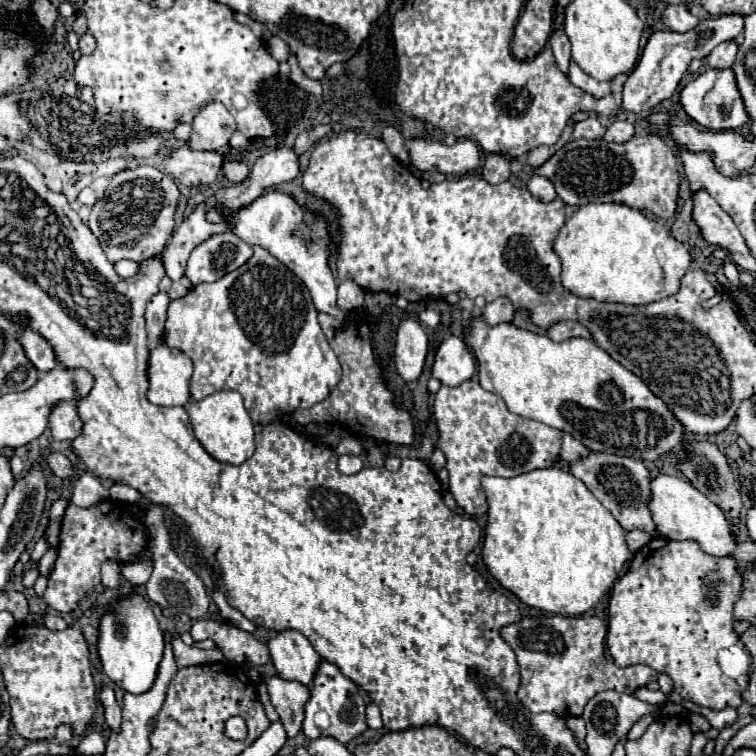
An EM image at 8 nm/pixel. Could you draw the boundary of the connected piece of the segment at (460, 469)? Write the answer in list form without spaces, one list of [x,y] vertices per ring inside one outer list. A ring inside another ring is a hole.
[[[476,378],[456,388],[442,386],[436,394],[434,418],[440,432],[438,448],[448,460],[450,492],[464,514],[472,518],[480,518],[488,510],[480,486],[482,476],[514,478],[536,468],[548,468],[560,458],[560,430],[510,412],[502,398],[484,390]]]

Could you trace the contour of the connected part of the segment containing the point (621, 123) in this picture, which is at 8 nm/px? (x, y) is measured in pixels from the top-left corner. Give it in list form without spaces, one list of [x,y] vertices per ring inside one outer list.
[[[616,120],[604,134],[606,142],[618,142],[624,144],[634,136],[634,124],[628,120]]]

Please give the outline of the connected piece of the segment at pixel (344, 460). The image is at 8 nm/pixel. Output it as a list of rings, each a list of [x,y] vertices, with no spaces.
[[[344,454],[338,458],[338,470],[342,474],[356,474],[364,468],[364,462],[358,458],[358,456],[352,456],[352,454]]]

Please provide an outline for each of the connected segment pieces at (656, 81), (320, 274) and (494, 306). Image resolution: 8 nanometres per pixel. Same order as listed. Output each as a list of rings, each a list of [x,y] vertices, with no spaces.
[[[726,14],[726,16],[702,20],[698,30],[690,30],[686,34],[678,34],[678,32],[652,34],[644,52],[642,52],[638,66],[630,72],[630,76],[624,84],[622,110],[634,112],[634,114],[648,112],[650,108],[654,108],[662,100],[670,98],[674,94],[674,90],[678,88],[684,72],[688,70],[688,64],[692,58],[700,58],[700,60],[706,58],[718,44],[734,40],[742,30],[744,30],[742,16],[740,14]]]
[[[266,192],[258,200],[254,200],[250,206],[242,208],[234,216],[234,234],[242,238],[246,244],[262,246],[266,248],[274,258],[278,258],[282,264],[286,264],[310,290],[310,296],[314,300],[314,306],[318,312],[326,312],[334,316],[338,322],[346,322],[348,314],[336,304],[336,282],[332,276],[332,270],[328,268],[328,232],[326,222],[304,208],[290,198],[284,192]]]
[[[498,298],[498,300],[486,304],[484,308],[474,310],[472,316],[482,318],[490,326],[496,326],[502,322],[510,322],[514,318],[514,308],[512,308],[512,302],[508,298]]]

